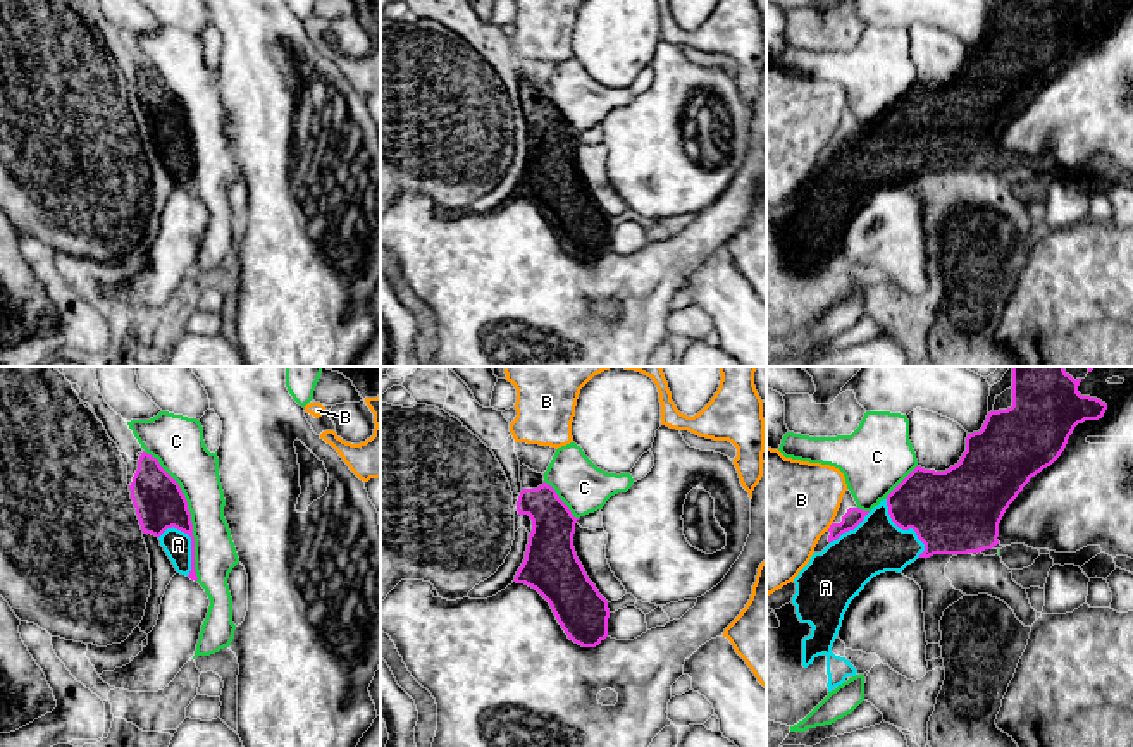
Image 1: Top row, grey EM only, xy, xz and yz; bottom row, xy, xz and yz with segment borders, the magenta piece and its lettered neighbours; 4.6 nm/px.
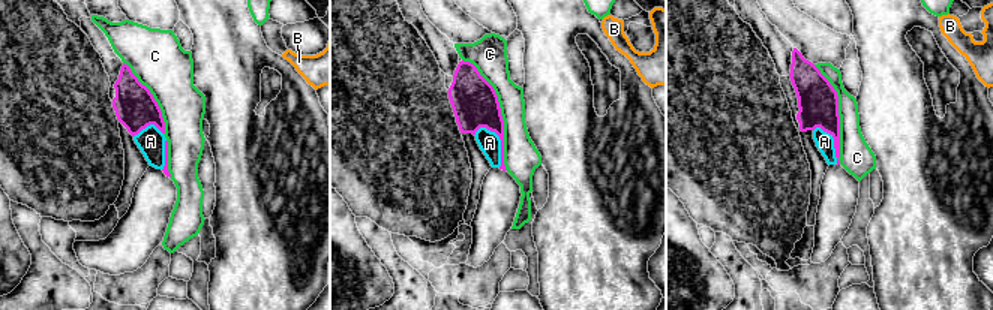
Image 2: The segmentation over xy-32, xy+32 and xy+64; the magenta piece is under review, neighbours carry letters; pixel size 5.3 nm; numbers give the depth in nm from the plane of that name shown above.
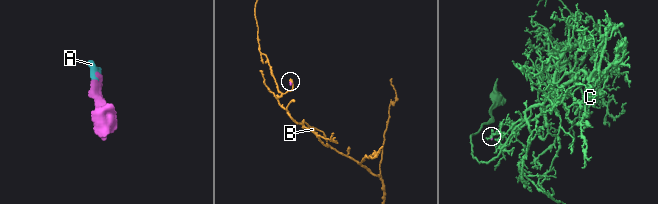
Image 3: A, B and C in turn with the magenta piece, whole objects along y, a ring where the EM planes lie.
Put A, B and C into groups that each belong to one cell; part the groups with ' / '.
A / B / C

